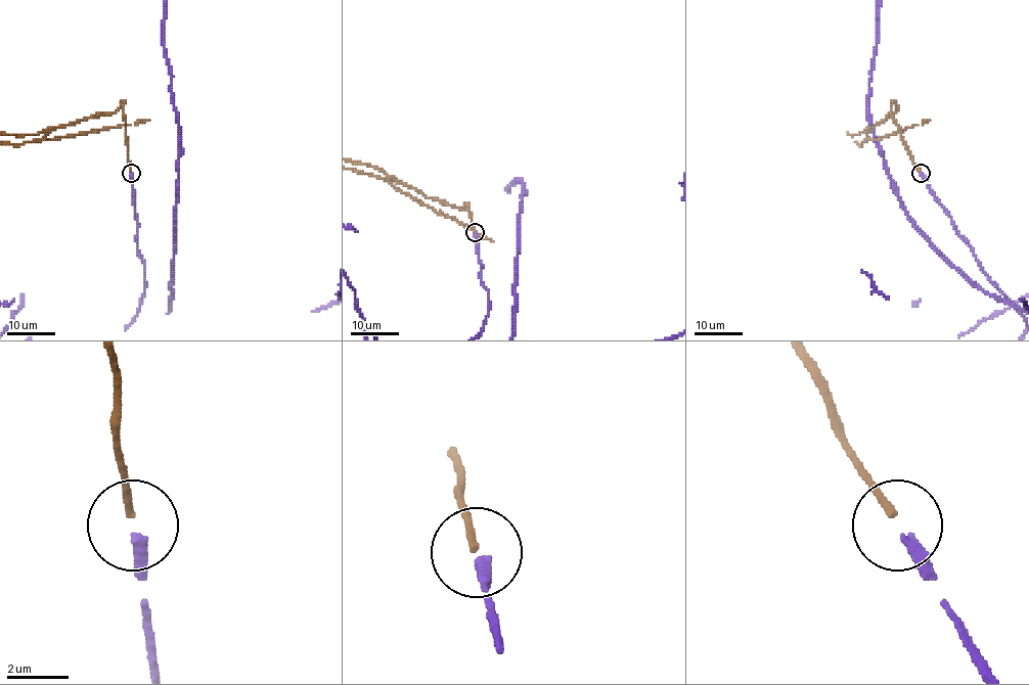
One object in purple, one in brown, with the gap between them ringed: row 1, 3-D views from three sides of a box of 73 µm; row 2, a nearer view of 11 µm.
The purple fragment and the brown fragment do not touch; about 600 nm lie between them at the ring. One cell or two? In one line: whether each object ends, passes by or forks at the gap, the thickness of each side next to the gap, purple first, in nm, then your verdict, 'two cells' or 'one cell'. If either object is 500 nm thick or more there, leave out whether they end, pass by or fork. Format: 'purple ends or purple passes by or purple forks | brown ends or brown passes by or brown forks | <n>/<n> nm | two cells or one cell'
purple ends | brown ends | 400/240 nm | one cell

